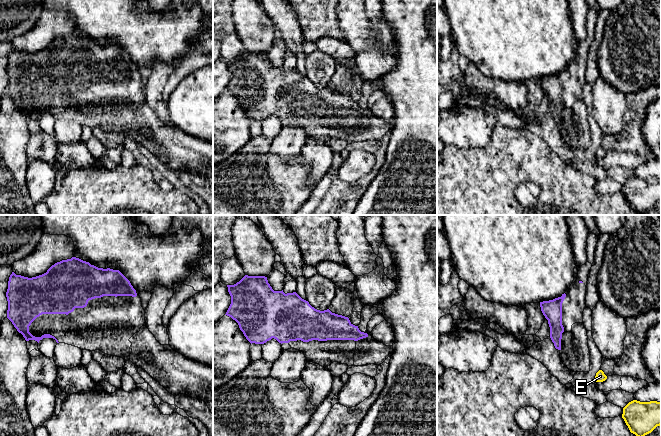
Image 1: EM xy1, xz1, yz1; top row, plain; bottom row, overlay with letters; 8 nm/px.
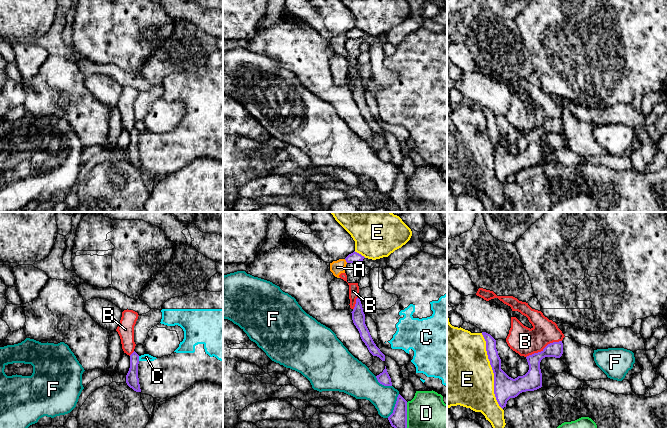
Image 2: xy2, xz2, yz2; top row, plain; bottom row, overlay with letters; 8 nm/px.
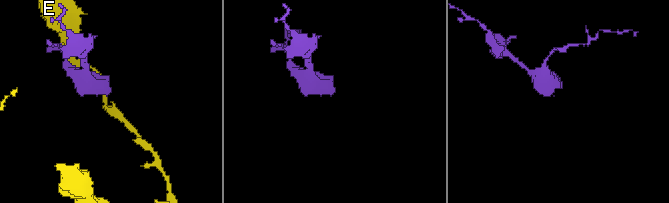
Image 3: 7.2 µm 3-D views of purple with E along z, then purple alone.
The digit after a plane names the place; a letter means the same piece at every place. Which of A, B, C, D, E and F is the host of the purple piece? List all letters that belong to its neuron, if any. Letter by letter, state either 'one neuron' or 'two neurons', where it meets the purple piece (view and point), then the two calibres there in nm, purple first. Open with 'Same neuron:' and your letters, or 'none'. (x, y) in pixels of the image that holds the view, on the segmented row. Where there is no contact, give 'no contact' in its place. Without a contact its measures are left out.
Same neuron: none
A: two neurons | xz2 (346, 261) | 90/110 nm
B: two neurons | yz2 (544, 348) | 140/220 nm
C: two neurons | xy2 (138, 358) | 110/60 nm
D: two neurons | xz2 (406, 415) | 140/300 nm
E: two neurons | yz2 (493, 371) | 190/480 nm
F: two neurons | xz2 (395, 406) | 140/200 nm

